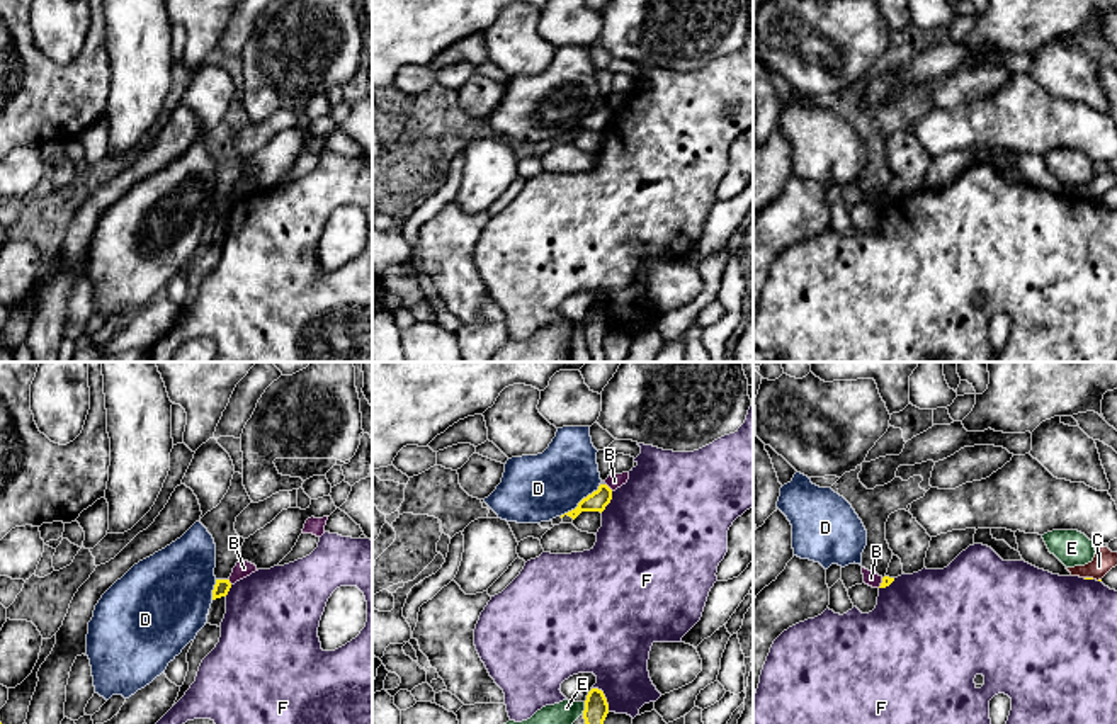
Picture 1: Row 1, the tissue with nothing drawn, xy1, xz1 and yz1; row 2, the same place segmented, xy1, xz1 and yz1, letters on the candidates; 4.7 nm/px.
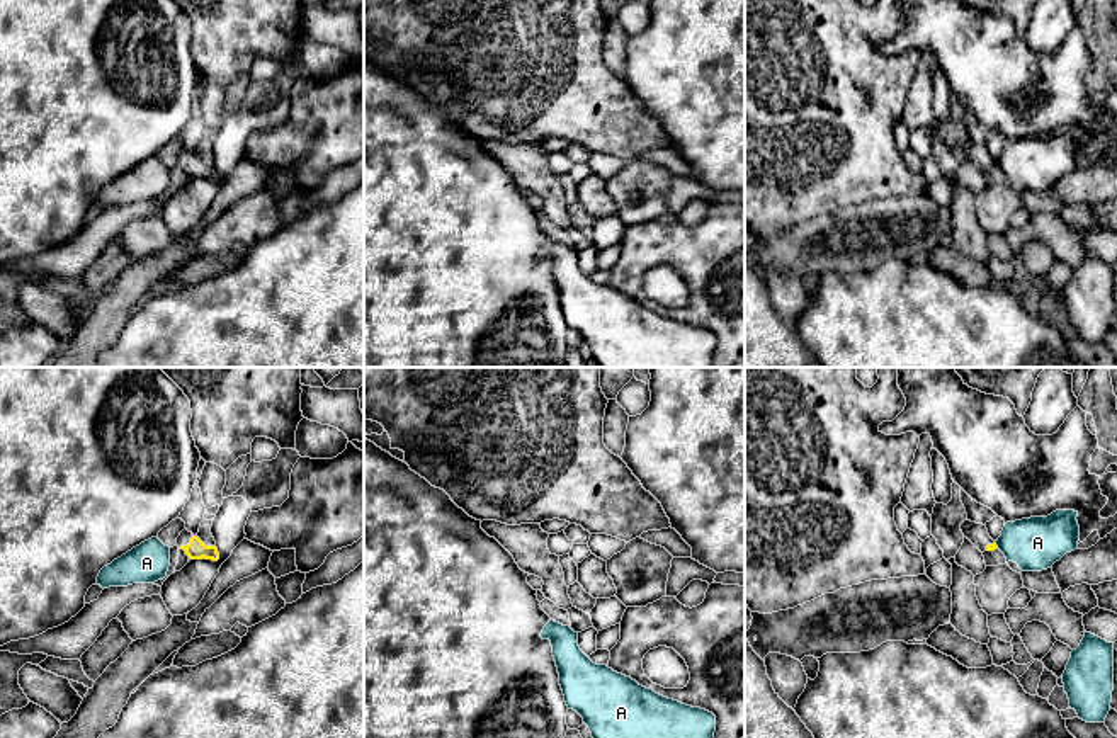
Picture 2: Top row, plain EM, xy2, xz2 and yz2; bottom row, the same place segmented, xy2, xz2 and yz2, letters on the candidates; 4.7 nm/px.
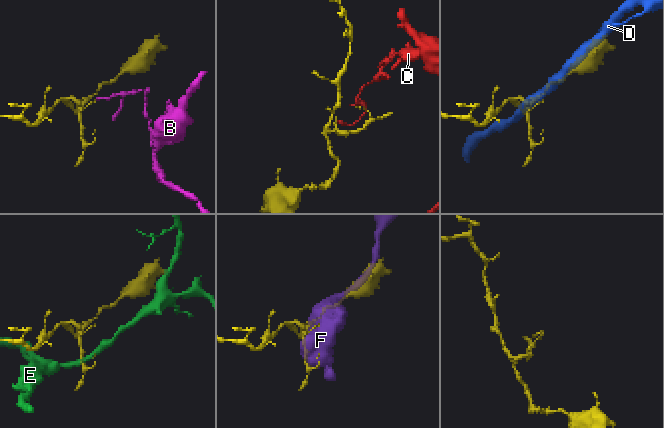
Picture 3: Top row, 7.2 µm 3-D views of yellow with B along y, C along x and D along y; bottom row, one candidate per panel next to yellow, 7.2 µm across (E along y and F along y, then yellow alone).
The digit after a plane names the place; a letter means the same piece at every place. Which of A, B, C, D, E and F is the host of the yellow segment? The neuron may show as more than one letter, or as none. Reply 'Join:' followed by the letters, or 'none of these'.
Join: none of these

